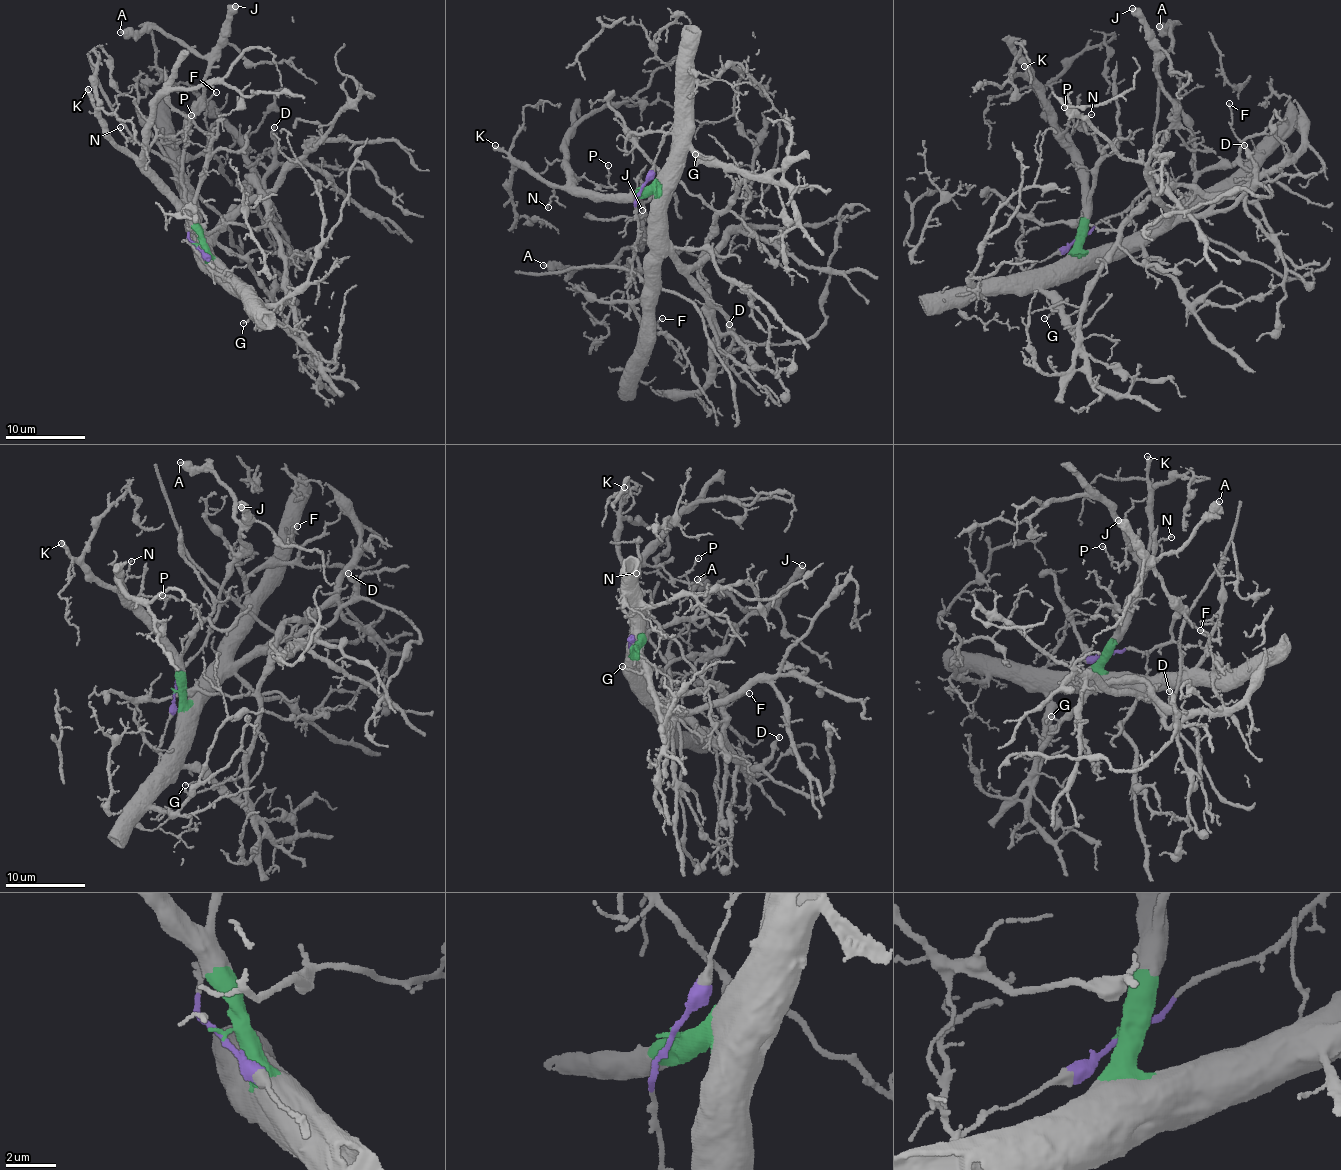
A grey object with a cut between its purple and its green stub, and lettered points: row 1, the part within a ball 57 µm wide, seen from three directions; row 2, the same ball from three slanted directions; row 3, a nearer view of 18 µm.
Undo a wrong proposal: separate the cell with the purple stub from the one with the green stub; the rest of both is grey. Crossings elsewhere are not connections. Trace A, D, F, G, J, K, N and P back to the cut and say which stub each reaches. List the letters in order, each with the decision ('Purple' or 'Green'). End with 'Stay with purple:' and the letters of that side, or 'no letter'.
A: Purple
D: Green
F: Green
G: Green
J: Purple
K: Green
N: Green
P: Green
Stay with purple: A, J

